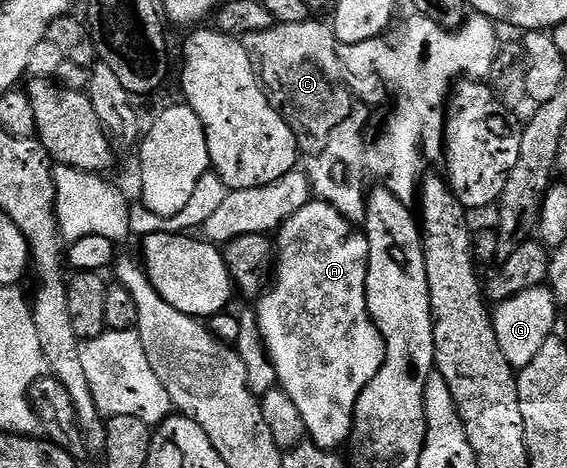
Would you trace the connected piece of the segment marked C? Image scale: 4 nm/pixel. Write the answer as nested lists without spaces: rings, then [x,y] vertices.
[[[327,21],[302,24],[273,24],[266,32],[243,35],[250,64],[277,112],[290,124],[296,149],[301,155],[323,152],[330,134],[352,115],[354,97],[345,85],[342,64],[336,51],[336,34]]]

